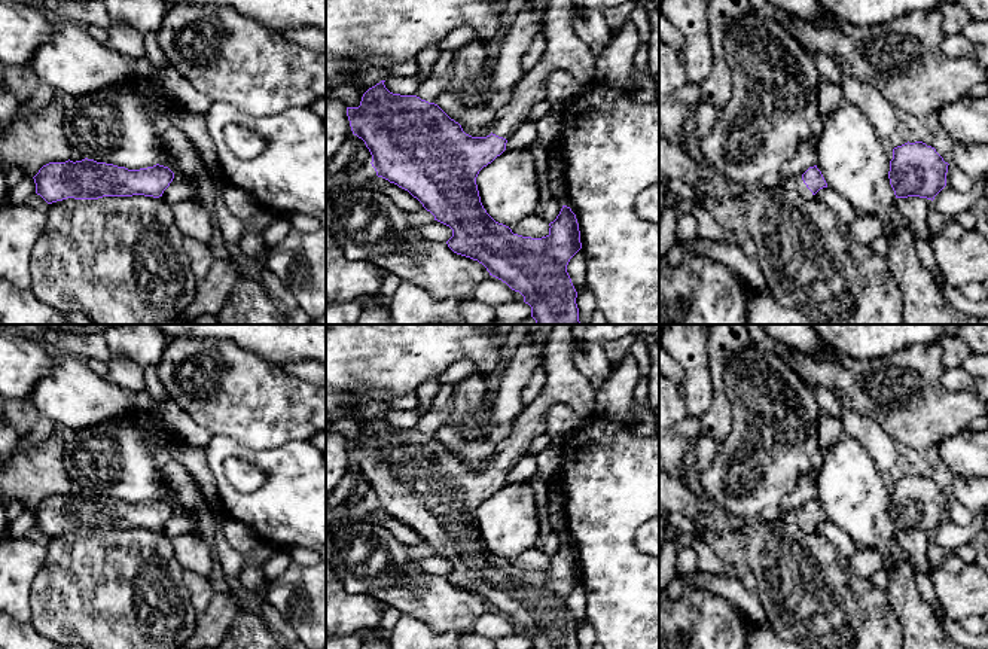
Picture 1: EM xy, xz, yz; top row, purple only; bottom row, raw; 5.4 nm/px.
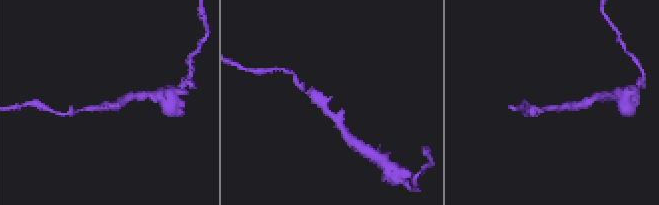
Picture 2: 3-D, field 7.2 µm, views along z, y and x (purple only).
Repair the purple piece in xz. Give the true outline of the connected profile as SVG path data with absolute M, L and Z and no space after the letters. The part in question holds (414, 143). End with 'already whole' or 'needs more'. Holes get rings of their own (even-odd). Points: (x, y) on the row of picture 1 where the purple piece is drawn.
M546 0L546 3L545 54L530 71L524 73L510 103L495 112L490 135L466 134L437 104L417 95L393 94L385 88L385 80L369 88L359 107L347 107L347 116L353 134L365 141L372 155L370 164L376 176L408 191L434 216L434 220L452 229L446 244L454 253L478 260L490 275L519 292L524 302L531 307L531 317L537 324L580 324L577 292L567 272L570 259L582 249L576 214L562 205L556 219L549 223L546 237L522 237L487 213L476 185L479 171L506 150L507 138L527 119L530 109L546 100L545 86L552 71L564 70L582 83L594 80L597 57L592 55L591 45L573 28L573 1Z; needs more

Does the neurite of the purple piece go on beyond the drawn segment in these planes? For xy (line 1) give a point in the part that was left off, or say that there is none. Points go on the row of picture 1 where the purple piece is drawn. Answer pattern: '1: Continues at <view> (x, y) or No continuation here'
1: No continuation here

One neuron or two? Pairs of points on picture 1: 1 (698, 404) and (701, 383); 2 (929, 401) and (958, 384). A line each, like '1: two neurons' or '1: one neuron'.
1: one neuron
2: two neurons

